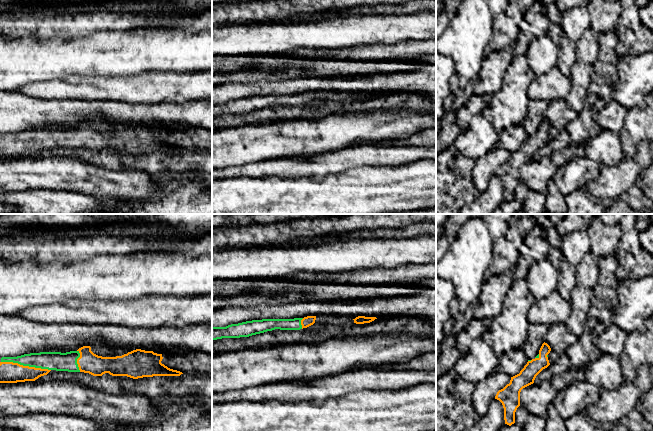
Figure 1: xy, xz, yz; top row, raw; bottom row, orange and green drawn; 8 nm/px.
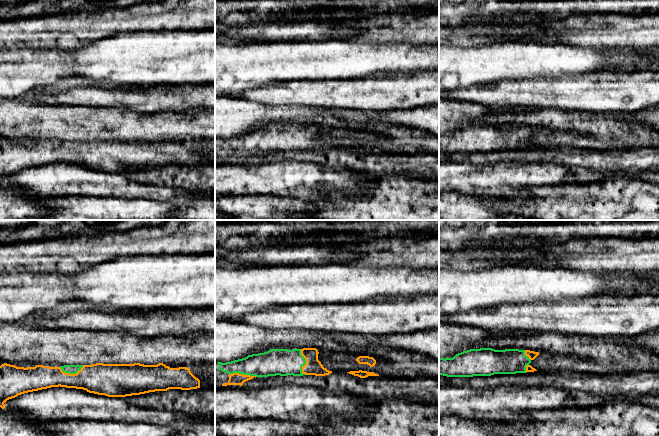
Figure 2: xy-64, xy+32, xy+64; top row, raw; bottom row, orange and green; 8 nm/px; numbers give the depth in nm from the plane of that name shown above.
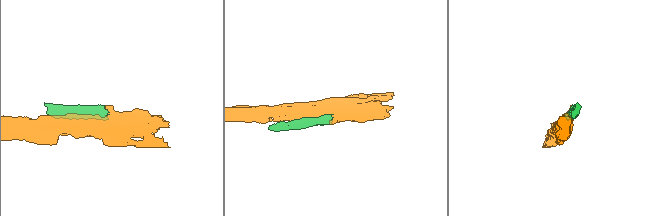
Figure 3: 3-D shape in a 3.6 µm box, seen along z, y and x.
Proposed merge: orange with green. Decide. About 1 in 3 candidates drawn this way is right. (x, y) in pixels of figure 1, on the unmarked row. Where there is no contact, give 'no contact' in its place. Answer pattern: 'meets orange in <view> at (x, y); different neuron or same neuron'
meets orange in xy at (26, 142); same neuron

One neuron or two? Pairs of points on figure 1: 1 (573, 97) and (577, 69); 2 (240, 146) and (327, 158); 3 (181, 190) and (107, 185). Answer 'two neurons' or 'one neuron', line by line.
1: one neuron
2: two neurons
3: two neurons

